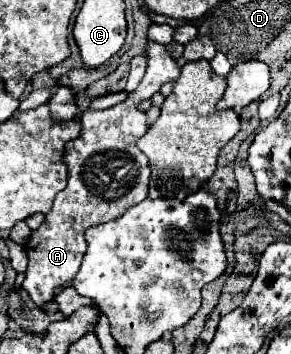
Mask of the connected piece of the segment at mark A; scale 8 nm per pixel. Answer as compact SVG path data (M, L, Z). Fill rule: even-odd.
M147 42L145 46L147 70L135 92L117 108L99 110L99 112L83 112L81 116L81 134L77 140L65 144L63 162L69 170L67 188L59 194L59 200L53 202L49 214L45 214L43 226L39 226L29 240L25 242L25 250L29 256L29 266L25 272L23 288L29 292L31 300L41 306L53 300L59 288L71 284L75 274L79 272L81 258L85 254L85 230L123 216L129 208L143 202L147 198L147 182L149 182L149 160L137 148L137 140L147 132L147 116L143 112L135 112L135 104L145 98L151 98L167 80L177 80L179 66L167 52L163 44Z

